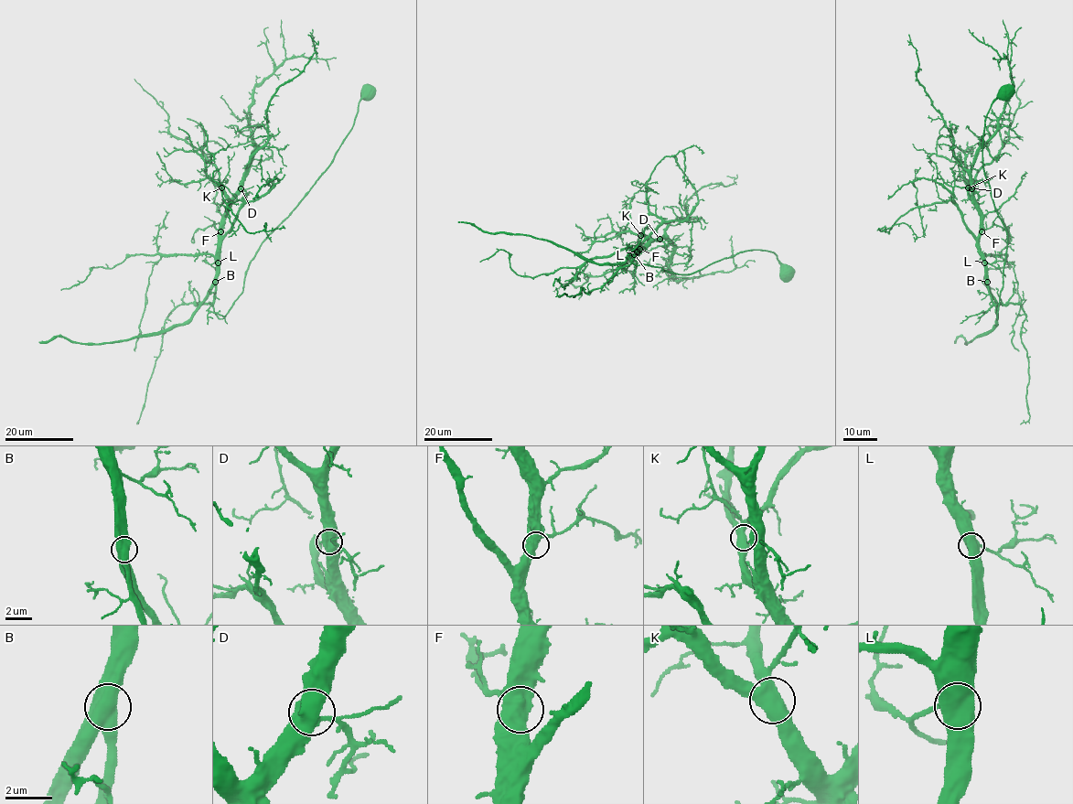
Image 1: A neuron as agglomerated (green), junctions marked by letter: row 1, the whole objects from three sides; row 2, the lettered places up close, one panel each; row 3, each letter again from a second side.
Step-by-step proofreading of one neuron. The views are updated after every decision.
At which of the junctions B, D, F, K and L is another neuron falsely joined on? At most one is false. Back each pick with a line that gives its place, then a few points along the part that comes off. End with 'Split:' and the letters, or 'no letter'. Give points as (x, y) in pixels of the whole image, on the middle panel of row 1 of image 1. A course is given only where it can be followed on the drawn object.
Split: no letter

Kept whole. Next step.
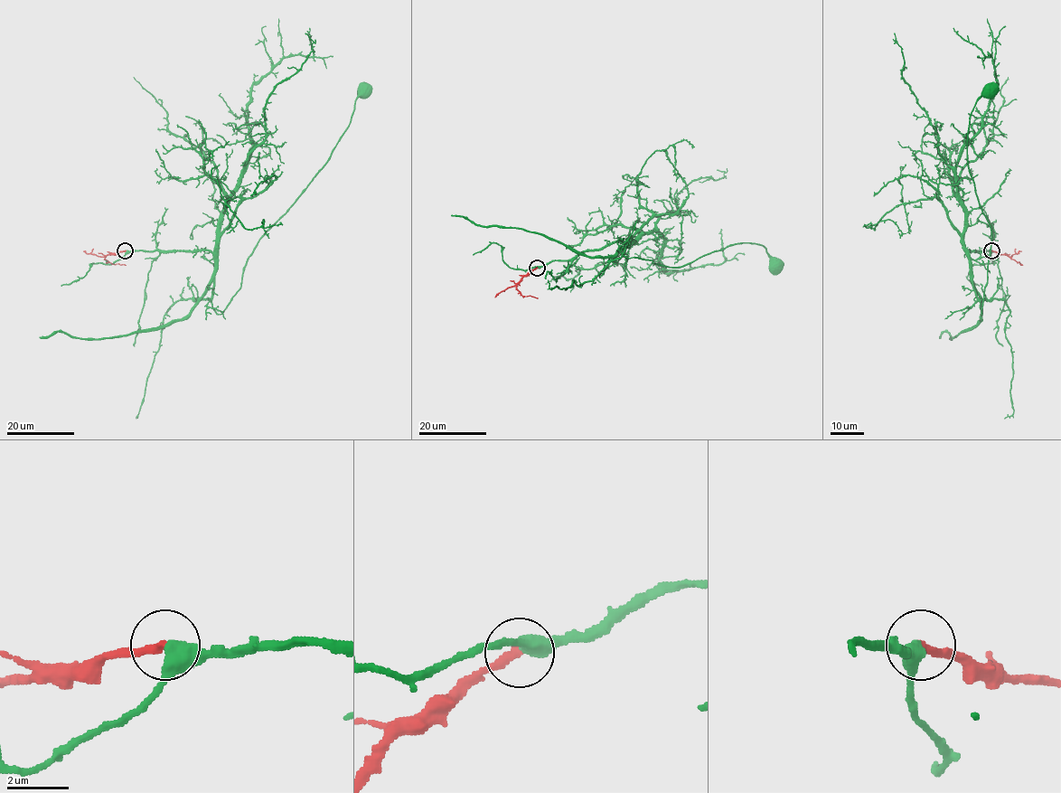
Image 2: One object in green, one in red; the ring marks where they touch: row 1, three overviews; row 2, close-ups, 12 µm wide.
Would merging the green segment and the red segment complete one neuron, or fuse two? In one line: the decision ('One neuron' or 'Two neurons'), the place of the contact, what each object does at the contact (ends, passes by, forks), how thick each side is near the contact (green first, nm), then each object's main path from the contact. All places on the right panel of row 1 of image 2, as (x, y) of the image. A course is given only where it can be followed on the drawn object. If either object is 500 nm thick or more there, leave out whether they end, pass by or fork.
One neuron. Place: (991, 250). At the ring green passes by. At the ring red ends. Thickness 420 nm (green) against 280 nm. Course of green: (991, 250), (966, 250), (981, 314), (990, 224), (968, 166), (967, 131), (975, 103), (990, 93). Course of red: (991, 250), (1007, 254), (1023, 265)

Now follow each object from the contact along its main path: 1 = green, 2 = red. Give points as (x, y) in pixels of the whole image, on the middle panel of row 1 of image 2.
1: (537, 268), (615, 242), (625, 245), (629, 258), (665, 267), (755, 243), (776, 267)
2: (537, 268), (519, 282), (516, 289), (523, 296), (538, 298)

